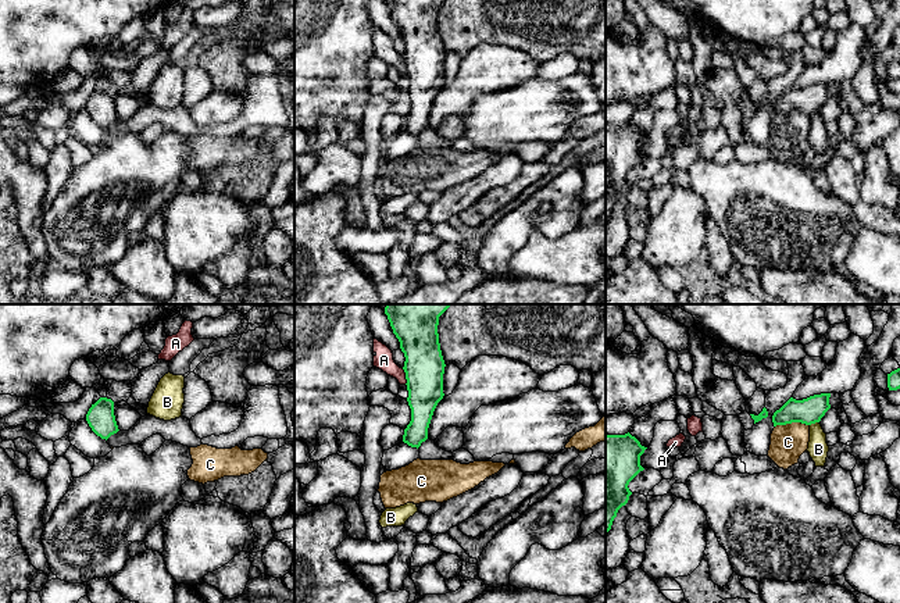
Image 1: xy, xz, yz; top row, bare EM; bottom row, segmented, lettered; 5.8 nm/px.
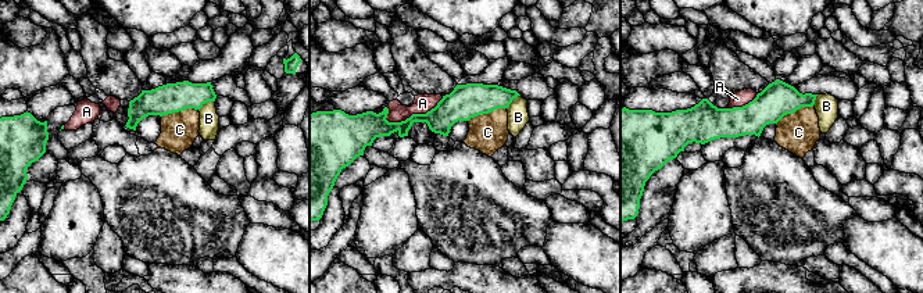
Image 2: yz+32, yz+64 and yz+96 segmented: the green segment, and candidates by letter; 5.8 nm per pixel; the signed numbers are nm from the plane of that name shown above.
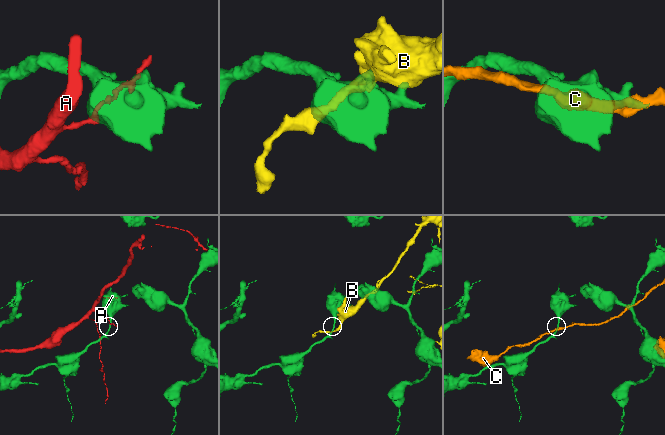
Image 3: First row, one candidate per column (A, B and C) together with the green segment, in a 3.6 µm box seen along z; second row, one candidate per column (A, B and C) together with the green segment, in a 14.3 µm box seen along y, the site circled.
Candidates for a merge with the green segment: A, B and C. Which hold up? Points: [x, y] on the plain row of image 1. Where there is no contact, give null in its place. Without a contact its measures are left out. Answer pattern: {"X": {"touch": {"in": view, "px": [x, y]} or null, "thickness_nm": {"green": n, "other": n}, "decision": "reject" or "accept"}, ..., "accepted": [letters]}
{"A": {"touch": {"in": "xz", "px": [406, 65]}, "thickness_nm": {"green": 240, "other": 110}, "decision": "reject"}, "B": {"touch": {"in": "yz", "px": [814, 111]}, "thickness_nm": {"green": 150, "other": 120}, "decision": "reject"}, "C": {"touch": {"in": "yz", "px": [792, 110]}, "thickness_nm": {"green": 150, "other": 200}, "decision": "reject"}, "accepted": []}

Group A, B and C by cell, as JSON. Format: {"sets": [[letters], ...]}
{"sets": [["A"], ["B"], ["C"]]}

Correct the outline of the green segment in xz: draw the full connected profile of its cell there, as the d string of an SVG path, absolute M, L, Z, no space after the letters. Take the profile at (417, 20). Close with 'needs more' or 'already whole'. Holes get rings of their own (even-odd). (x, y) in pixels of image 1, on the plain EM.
M385 0L404 42L411 110L403 131L419 136L438 92L443 88L444 49L439 32L439 6L444 0Z; already whole

